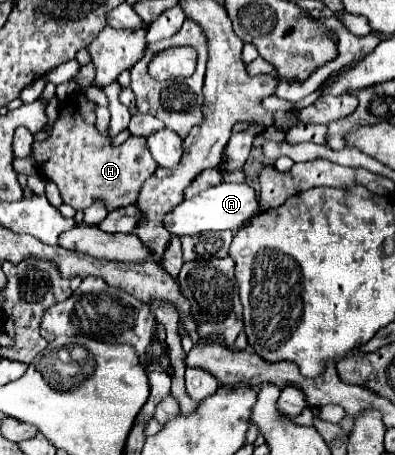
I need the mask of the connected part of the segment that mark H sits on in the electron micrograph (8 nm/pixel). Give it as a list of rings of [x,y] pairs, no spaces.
[[[77,93],[63,103],[52,136],[42,144],[34,142],[32,146],[40,172],[58,184],[64,204],[70,204],[74,210],[86,210],[86,206],[92,206],[94,202],[104,204],[108,212],[136,204],[142,184],[158,168],[146,146],[146,138],[130,135],[122,146],[114,146],[108,138],[100,136],[94,126],[94,102]]]

